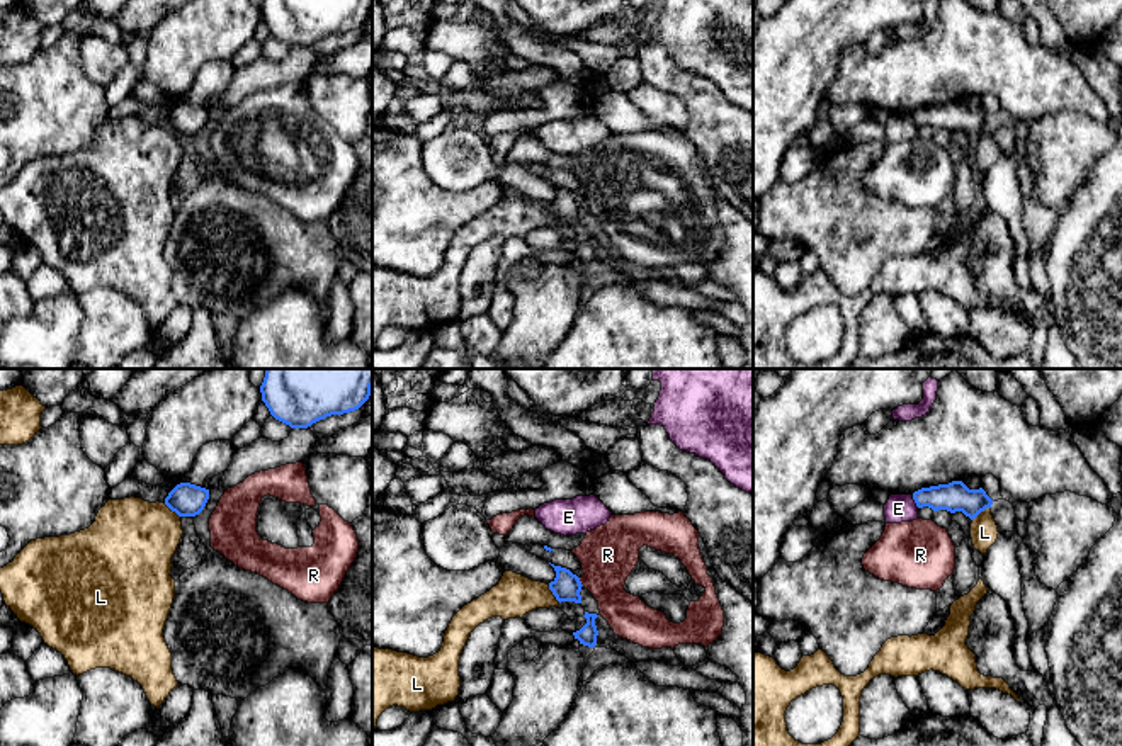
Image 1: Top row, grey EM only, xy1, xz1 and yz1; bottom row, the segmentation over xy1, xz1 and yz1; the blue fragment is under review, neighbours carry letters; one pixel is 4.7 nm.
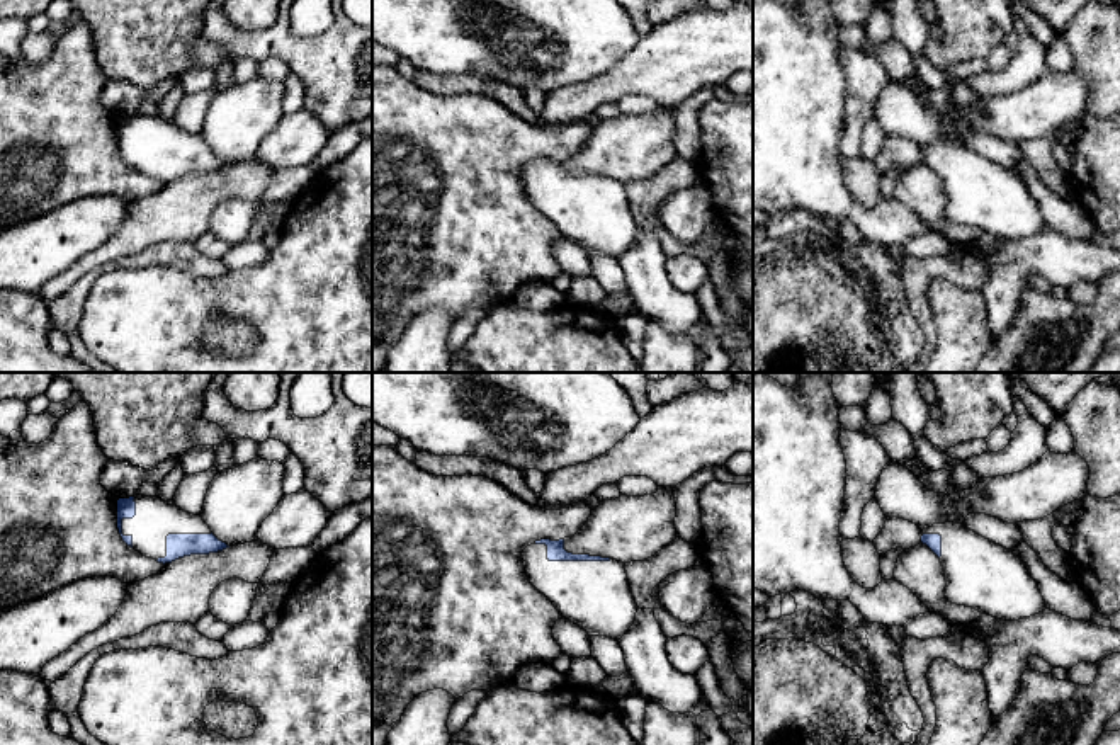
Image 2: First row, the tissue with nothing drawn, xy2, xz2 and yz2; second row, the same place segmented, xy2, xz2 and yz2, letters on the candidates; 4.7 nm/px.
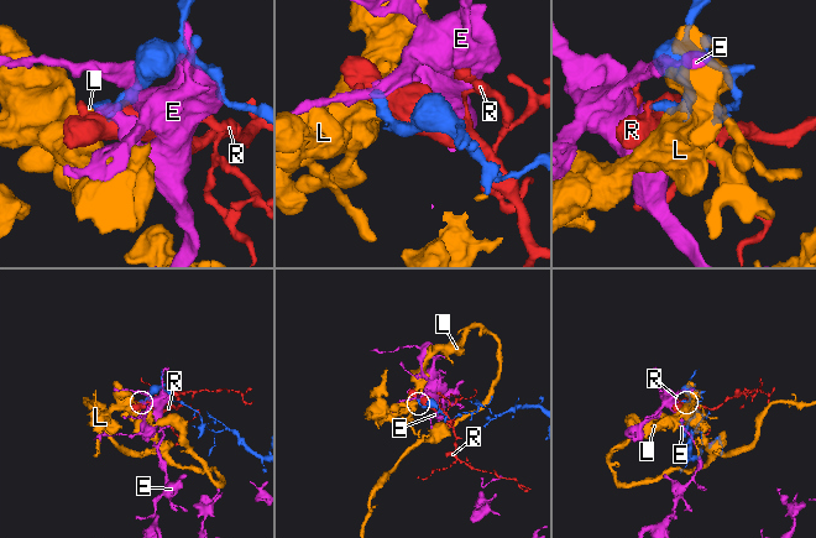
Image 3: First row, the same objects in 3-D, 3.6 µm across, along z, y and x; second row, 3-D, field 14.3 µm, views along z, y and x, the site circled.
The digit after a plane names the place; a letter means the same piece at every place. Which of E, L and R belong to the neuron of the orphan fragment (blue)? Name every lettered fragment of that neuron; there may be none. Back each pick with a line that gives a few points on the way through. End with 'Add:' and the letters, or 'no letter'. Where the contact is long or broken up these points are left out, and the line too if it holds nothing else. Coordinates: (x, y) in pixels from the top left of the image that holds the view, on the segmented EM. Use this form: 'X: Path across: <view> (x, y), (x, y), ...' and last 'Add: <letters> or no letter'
Add: no letter

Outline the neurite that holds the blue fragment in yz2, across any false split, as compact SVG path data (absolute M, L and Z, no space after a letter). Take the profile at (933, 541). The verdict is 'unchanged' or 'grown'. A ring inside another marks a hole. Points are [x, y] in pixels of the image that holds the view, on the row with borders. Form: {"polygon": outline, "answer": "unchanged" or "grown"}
{"polygon": "M933 524L921 532L921 543L940 558L943 566L947 580L945 597L948 602L972 607L1001 621L1018 621L1047 609L1037 582L1011 549L976 534L964 524Z", "answer": "grown"}

